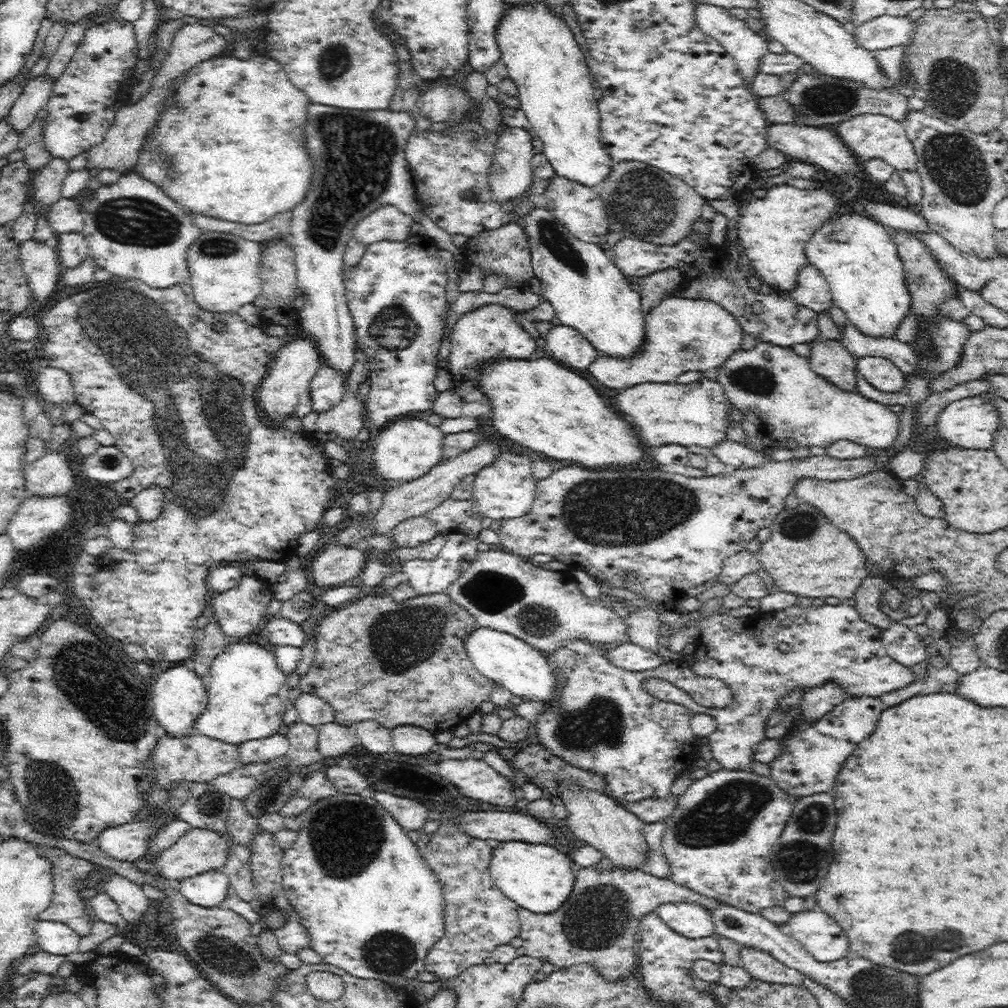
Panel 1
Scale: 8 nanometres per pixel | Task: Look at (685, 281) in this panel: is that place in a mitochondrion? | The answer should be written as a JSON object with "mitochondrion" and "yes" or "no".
{"mitochondrion":"no"}

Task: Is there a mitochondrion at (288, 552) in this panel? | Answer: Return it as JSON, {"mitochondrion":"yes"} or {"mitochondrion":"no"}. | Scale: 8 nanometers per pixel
{"mitochondrion":"no"}

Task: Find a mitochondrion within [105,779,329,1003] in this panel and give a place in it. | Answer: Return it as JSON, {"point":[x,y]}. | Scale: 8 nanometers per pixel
{"point":[224,955]}

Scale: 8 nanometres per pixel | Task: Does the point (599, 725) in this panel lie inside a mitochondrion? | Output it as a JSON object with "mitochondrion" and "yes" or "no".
{"mitochondrion":"yes"}

